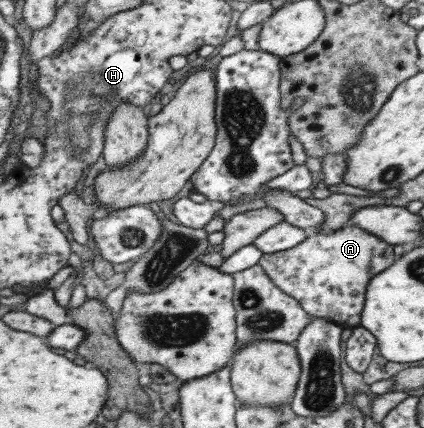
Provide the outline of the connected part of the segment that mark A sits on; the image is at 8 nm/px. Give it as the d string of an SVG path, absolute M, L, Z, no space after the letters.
M348 224L331 234L308 234L300 244L288 250L262 253L257 263L280 290L300 303L304 312L353 328L360 322L368 281L396 259L392 247L377 236Z

